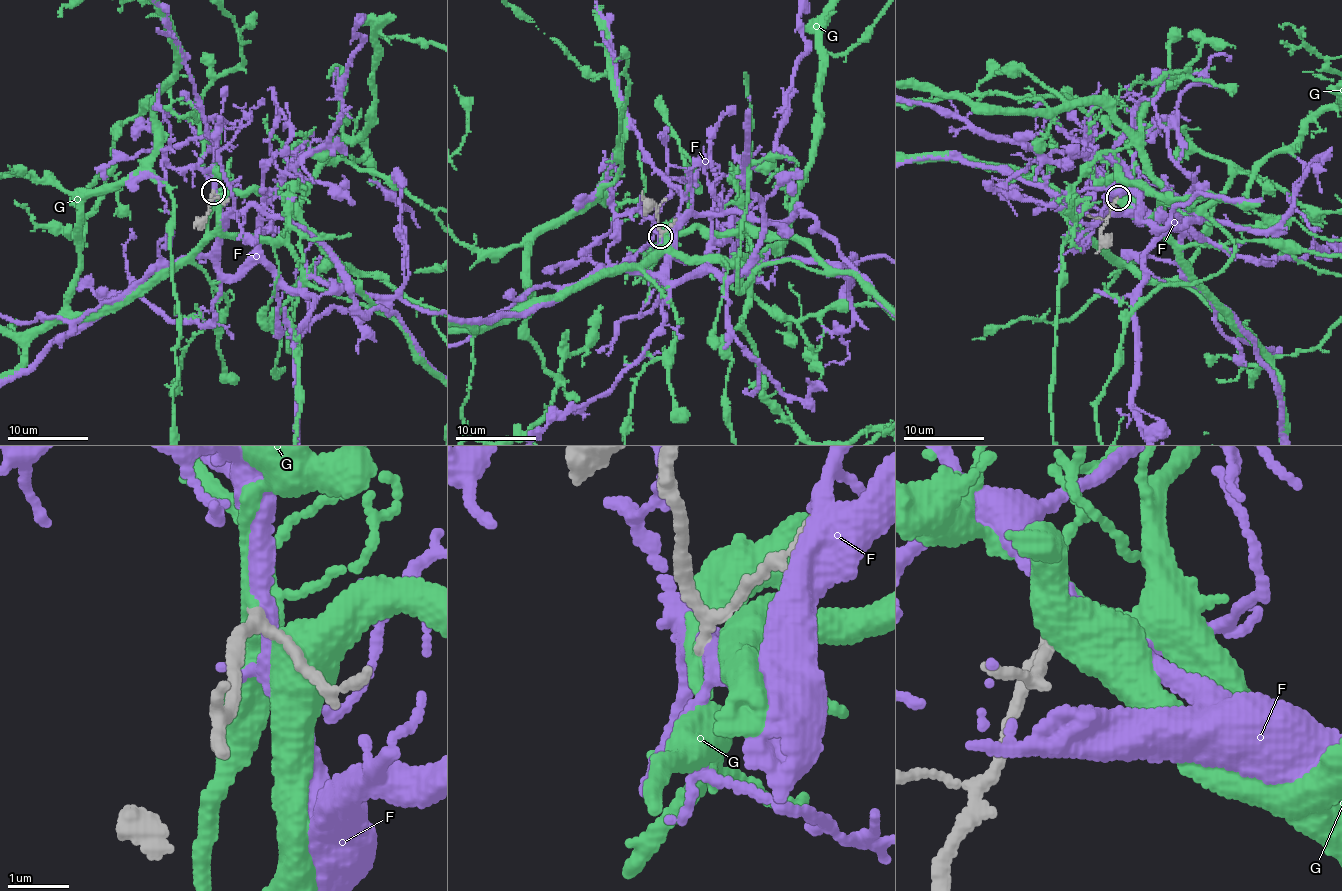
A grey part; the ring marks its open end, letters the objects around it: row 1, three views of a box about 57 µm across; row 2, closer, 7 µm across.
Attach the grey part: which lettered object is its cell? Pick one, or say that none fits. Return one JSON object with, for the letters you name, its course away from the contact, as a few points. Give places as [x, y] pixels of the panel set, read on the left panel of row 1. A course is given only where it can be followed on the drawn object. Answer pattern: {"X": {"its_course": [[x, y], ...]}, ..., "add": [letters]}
{"add": ["G"]}

